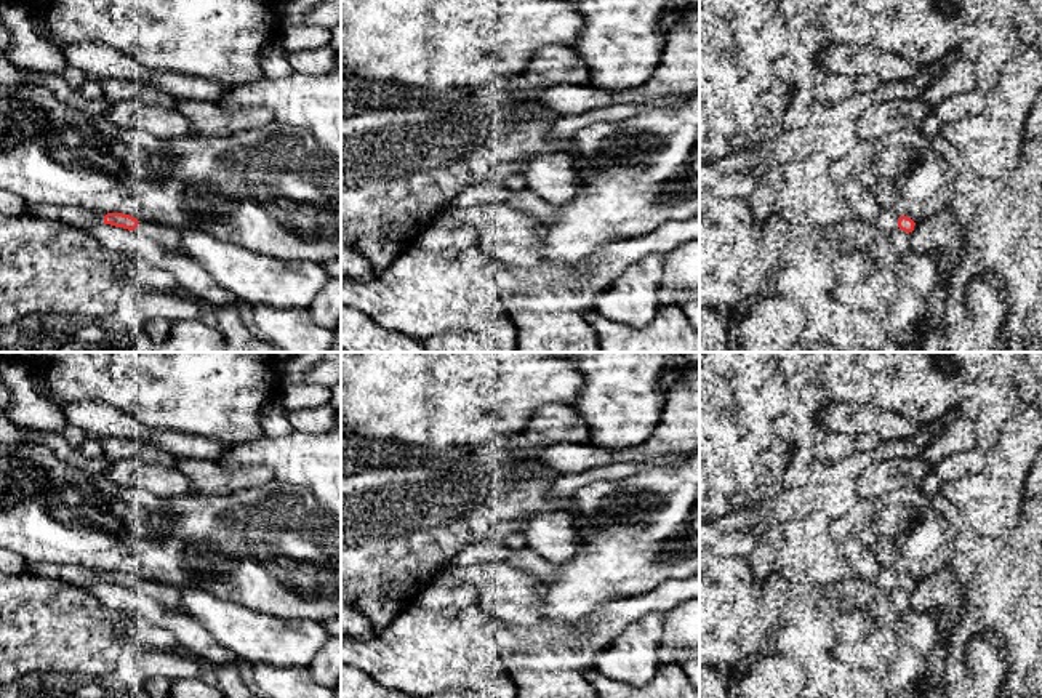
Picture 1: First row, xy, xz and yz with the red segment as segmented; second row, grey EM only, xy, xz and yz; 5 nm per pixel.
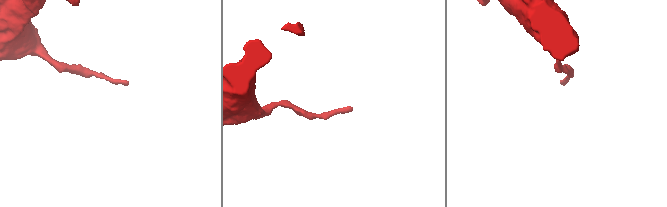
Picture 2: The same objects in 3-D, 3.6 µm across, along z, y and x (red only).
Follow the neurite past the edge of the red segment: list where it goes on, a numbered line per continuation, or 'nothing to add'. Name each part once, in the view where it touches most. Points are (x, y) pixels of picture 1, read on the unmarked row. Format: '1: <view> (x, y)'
1: xy (167, 597)

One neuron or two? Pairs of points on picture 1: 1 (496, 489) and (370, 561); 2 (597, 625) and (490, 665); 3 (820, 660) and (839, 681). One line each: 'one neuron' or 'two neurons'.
1: one neuron
2: two neurons
3: one neuron

